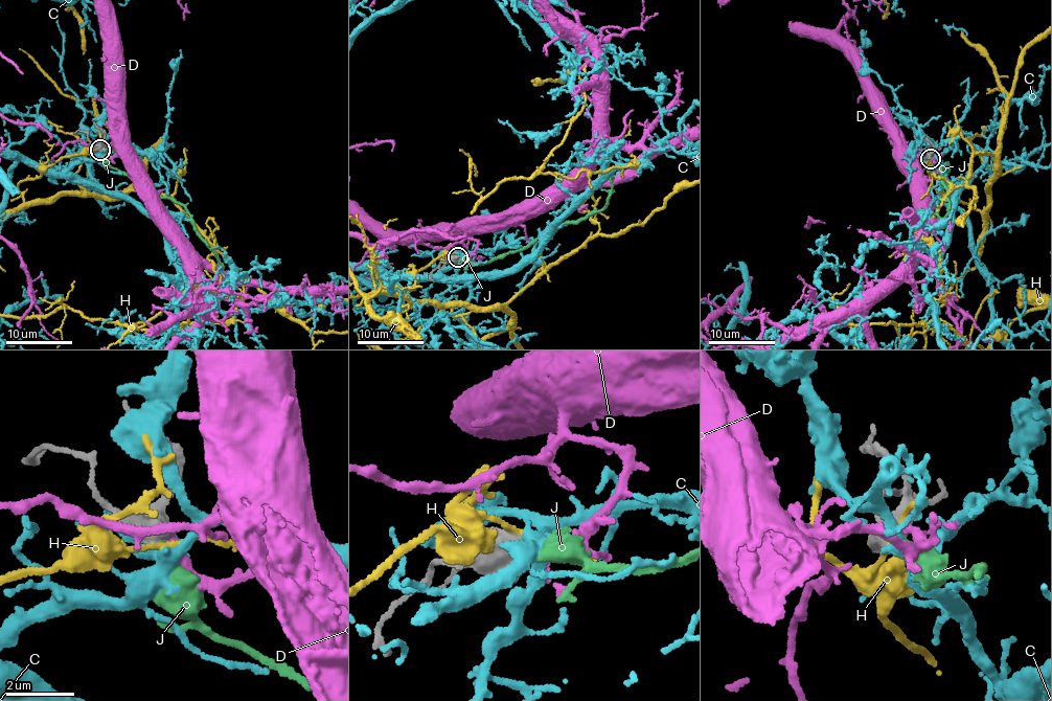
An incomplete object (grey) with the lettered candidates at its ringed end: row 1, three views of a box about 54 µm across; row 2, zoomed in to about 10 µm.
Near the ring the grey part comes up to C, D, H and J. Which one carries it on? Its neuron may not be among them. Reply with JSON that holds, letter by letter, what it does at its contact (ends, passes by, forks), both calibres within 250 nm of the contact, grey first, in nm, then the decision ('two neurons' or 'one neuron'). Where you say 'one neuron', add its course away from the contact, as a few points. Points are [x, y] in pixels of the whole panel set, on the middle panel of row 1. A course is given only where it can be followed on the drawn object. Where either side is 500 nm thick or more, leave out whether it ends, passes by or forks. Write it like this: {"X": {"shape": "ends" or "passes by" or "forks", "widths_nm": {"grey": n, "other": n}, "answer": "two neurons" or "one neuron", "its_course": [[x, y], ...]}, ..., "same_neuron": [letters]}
{"C": {"widths_nm": {"grey": 700, "other": 320}, "answer": "two neurons"}, "D": {"widths_nm": {"grey": 550, "other": 170}, "answer": "two neurons"}, "H": {"widths_nm": {"grey": 700, "other": 110}, "answer": "two neurons"}, "J": {"widths_nm": {"grey": 650, "other": 170}, "answer": "one neuron"}, "same_neuron": ["J"]}

